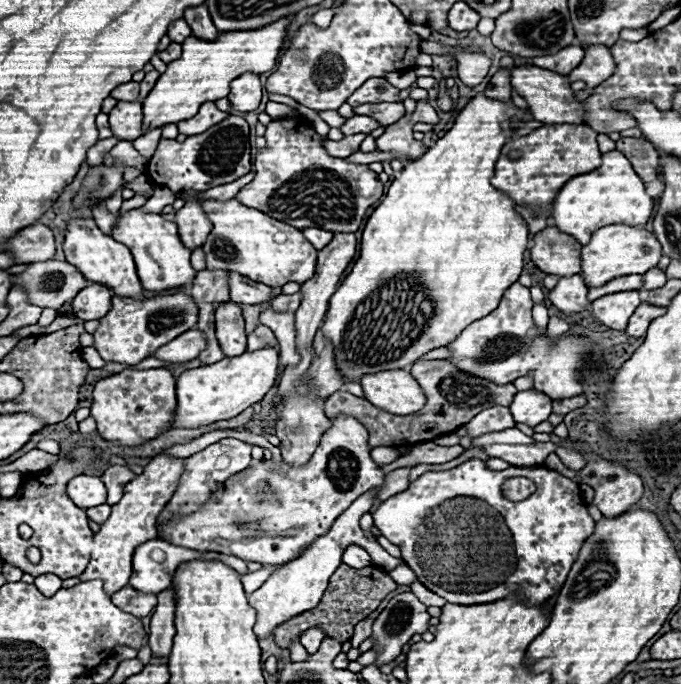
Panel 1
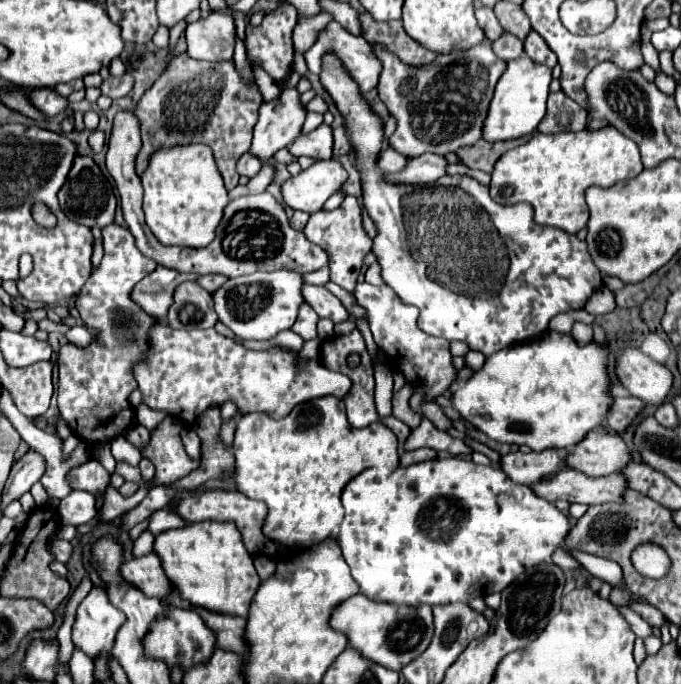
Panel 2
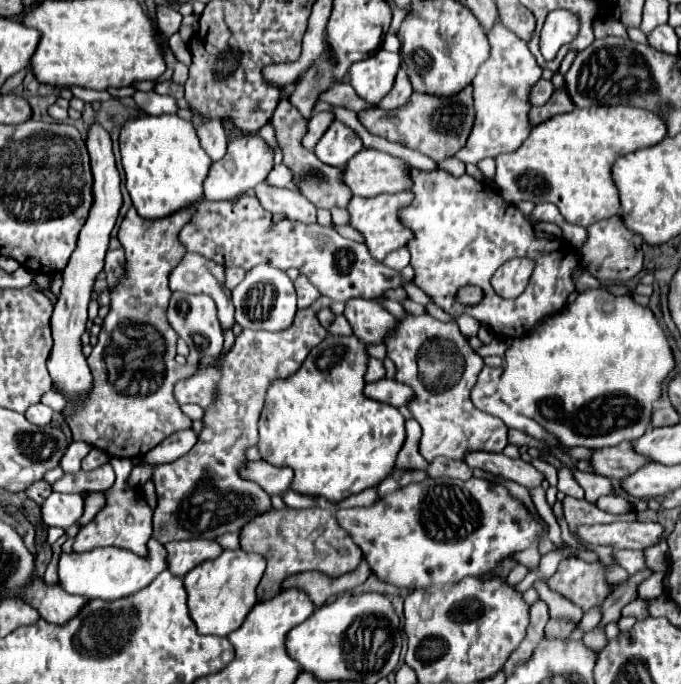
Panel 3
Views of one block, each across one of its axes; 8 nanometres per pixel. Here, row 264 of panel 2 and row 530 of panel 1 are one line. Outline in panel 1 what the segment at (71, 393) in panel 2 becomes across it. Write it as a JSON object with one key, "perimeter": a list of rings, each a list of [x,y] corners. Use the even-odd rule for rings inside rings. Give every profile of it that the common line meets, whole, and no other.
{"perimeter":[[[156,456],[152,462],[144,468],[140,476],[130,480],[124,490],[118,504],[112,506],[110,518],[100,524],[100,530],[94,534],[94,548],[92,548],[92,560],[88,562],[86,570],[78,576],[80,580],[86,578],[102,578],[106,594],[114,594],[128,586],[130,574],[132,574],[132,554],[136,546],[142,542],[148,542],[156,536],[156,518],[158,512],[166,506],[166,502],[172,498],[178,478],[182,474],[182,458],[170,458],[170,456]]]}

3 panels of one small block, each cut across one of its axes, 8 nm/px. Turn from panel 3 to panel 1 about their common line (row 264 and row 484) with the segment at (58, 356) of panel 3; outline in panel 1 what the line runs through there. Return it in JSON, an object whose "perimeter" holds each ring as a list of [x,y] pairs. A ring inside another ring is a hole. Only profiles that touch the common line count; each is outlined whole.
{"perimeter":[[[86,474],[74,476],[68,482],[66,492],[68,492],[70,500],[82,508],[94,508],[94,506],[100,506],[106,502],[106,488],[104,488],[102,480],[96,476],[86,476]]]}

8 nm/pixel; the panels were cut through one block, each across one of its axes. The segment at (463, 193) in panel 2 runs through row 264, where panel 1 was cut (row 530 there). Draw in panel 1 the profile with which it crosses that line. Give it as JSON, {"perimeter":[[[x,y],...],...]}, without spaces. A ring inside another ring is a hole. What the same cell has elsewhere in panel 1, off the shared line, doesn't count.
{"perimeter":[[[478,458],[452,470],[424,472],[408,486],[408,490],[384,500],[372,516],[374,526],[380,528],[382,536],[400,546],[402,560],[414,570],[418,580],[434,594],[446,598],[450,604],[486,604],[510,596],[518,602],[526,602],[528,606],[546,602],[562,588],[570,566],[578,558],[582,542],[594,534],[596,526],[588,514],[588,504],[584,502],[578,484],[560,472],[550,470],[544,464],[488,470]],[[512,476],[530,478],[536,484],[536,492],[522,502],[504,500],[500,486],[504,478]],[[490,508],[504,518],[506,528],[490,528]]]}

